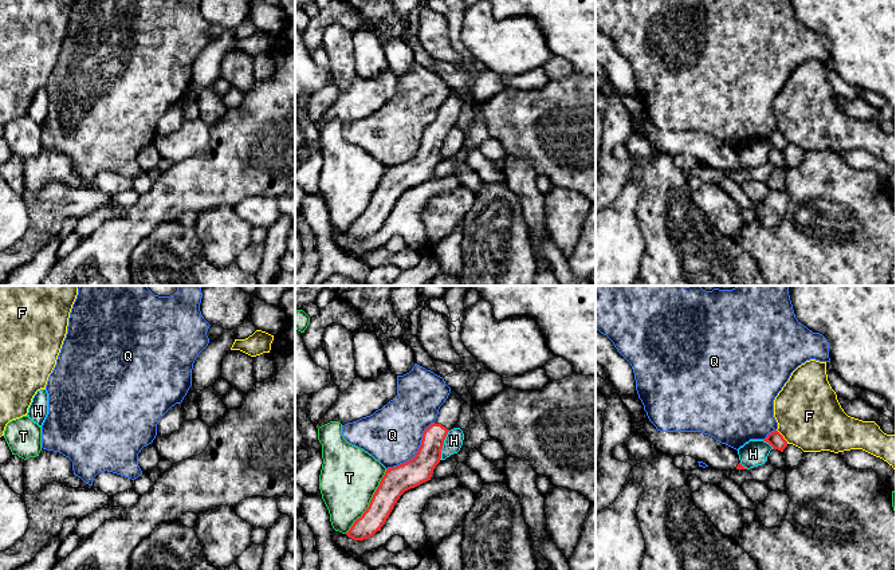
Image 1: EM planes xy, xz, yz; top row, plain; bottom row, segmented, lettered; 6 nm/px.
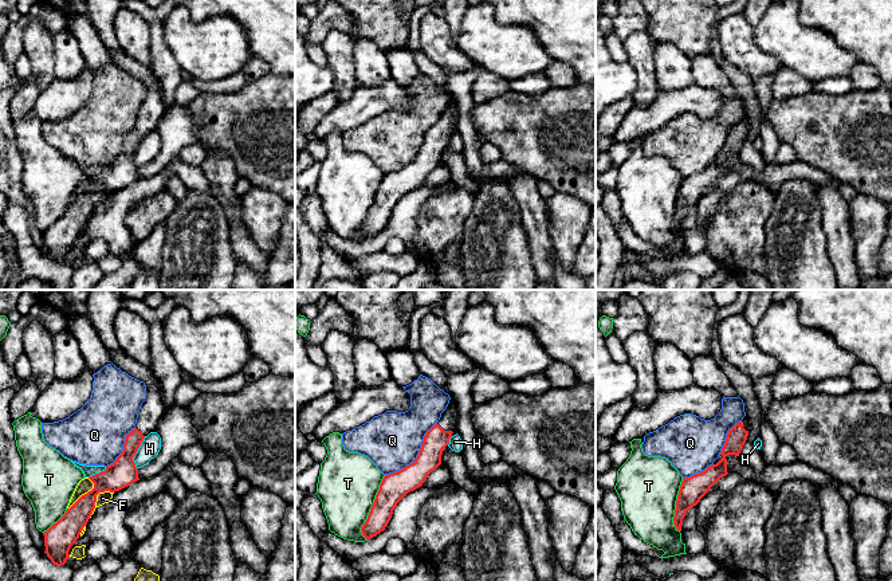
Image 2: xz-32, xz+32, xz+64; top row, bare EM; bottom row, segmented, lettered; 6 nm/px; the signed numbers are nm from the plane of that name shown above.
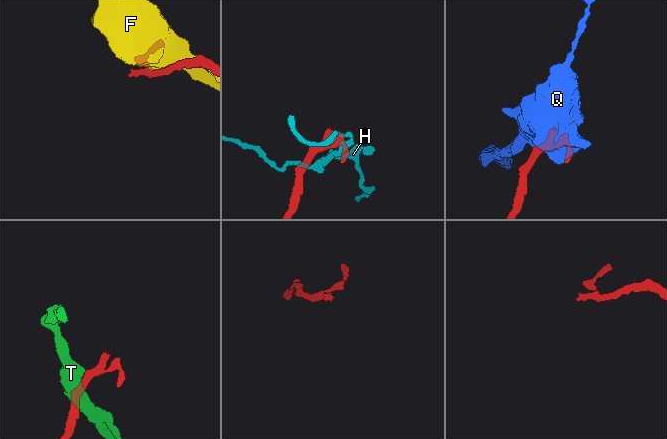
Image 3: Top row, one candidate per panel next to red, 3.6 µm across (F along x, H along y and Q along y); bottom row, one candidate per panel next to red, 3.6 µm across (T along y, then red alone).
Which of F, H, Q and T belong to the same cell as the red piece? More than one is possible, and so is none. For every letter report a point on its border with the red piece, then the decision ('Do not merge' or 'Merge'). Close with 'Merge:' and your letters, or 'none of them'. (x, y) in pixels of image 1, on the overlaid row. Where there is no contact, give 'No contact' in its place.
F: Touches red at yz (782, 436). Do not merge
H: Touches red at xz (443, 444). Do not merge
Q: Touches red at xz (417, 452). Do not merge
T: Touches red at xz (370, 502). Do not merge
Merge: none of them

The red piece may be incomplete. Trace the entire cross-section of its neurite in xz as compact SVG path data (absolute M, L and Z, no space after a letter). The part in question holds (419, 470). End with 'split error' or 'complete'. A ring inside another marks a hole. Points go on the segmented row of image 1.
M451 389L448 398L439 409L436 421L424 431L416 456L404 464L386 469L369 507L346 532L349 538L363 540L373 536L381 530L405 491L431 480L433 469L440 463L448 432L457 428L460 412L461 398Z | split error

